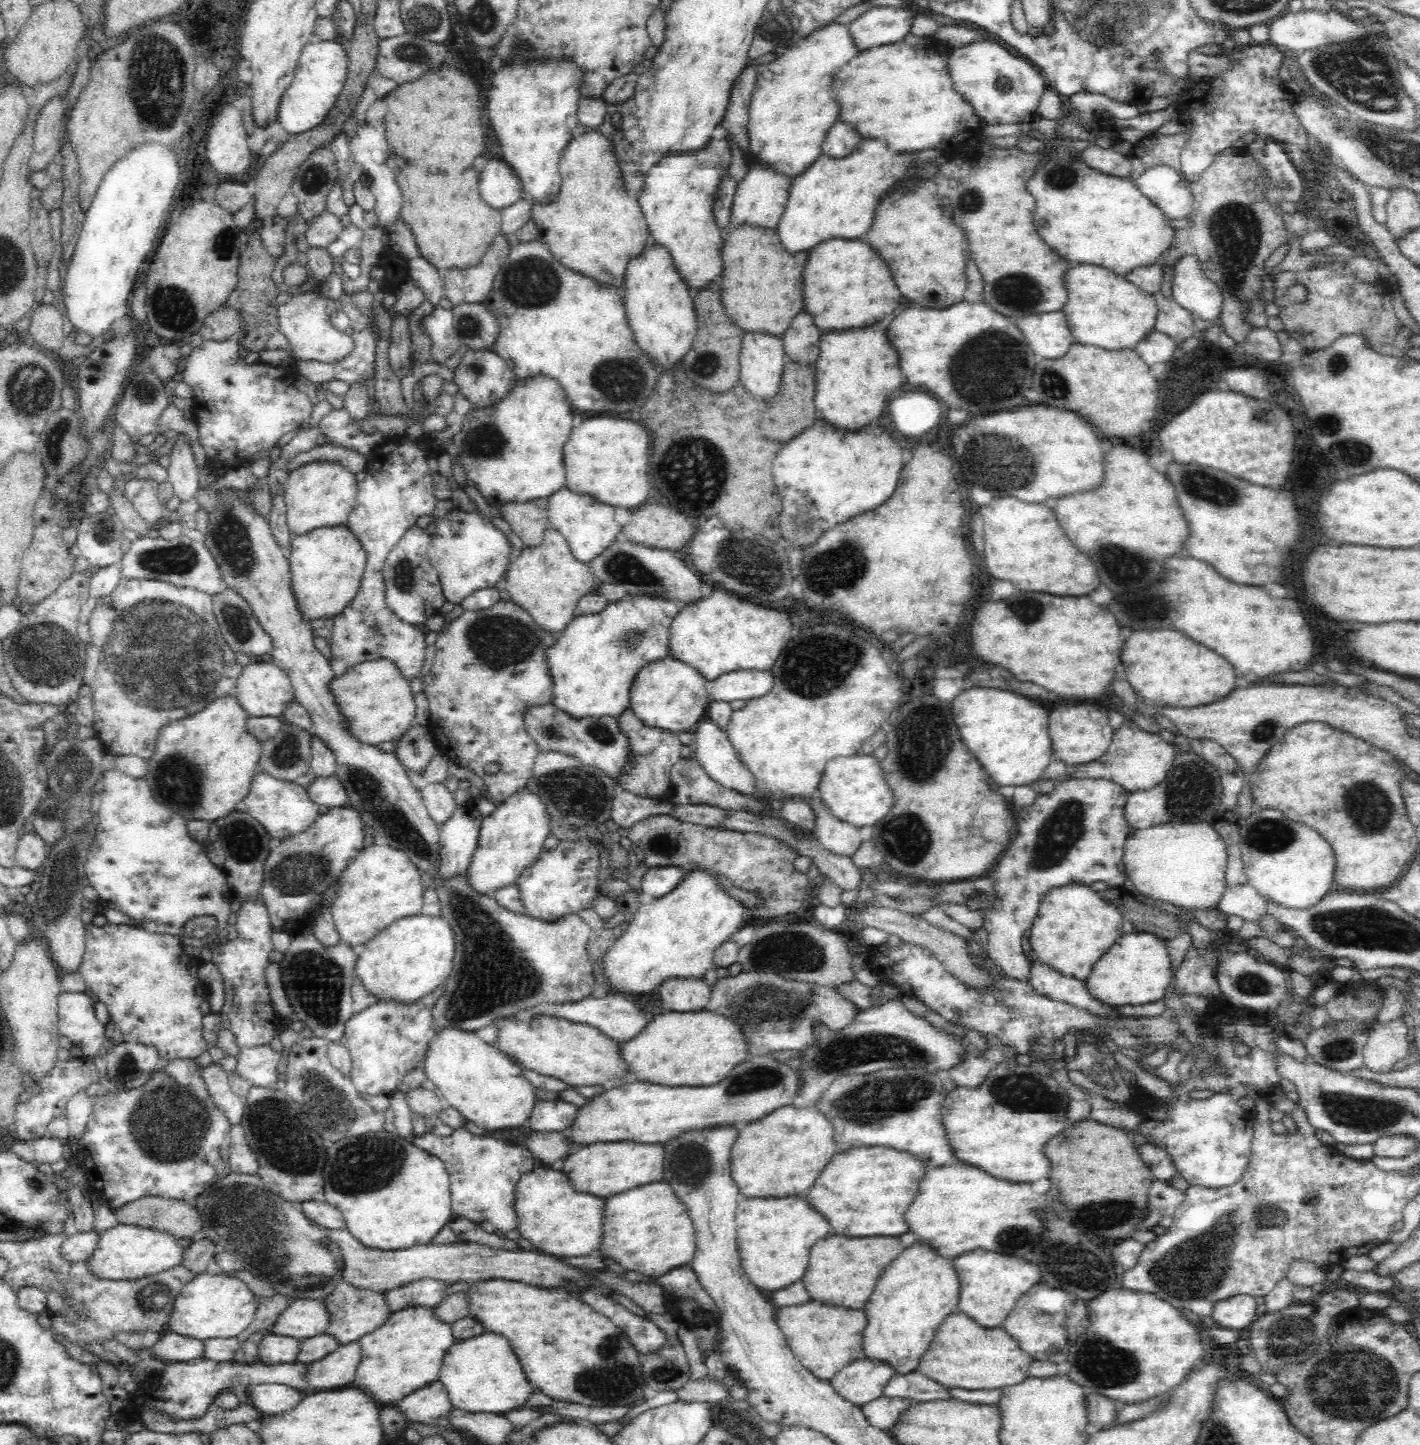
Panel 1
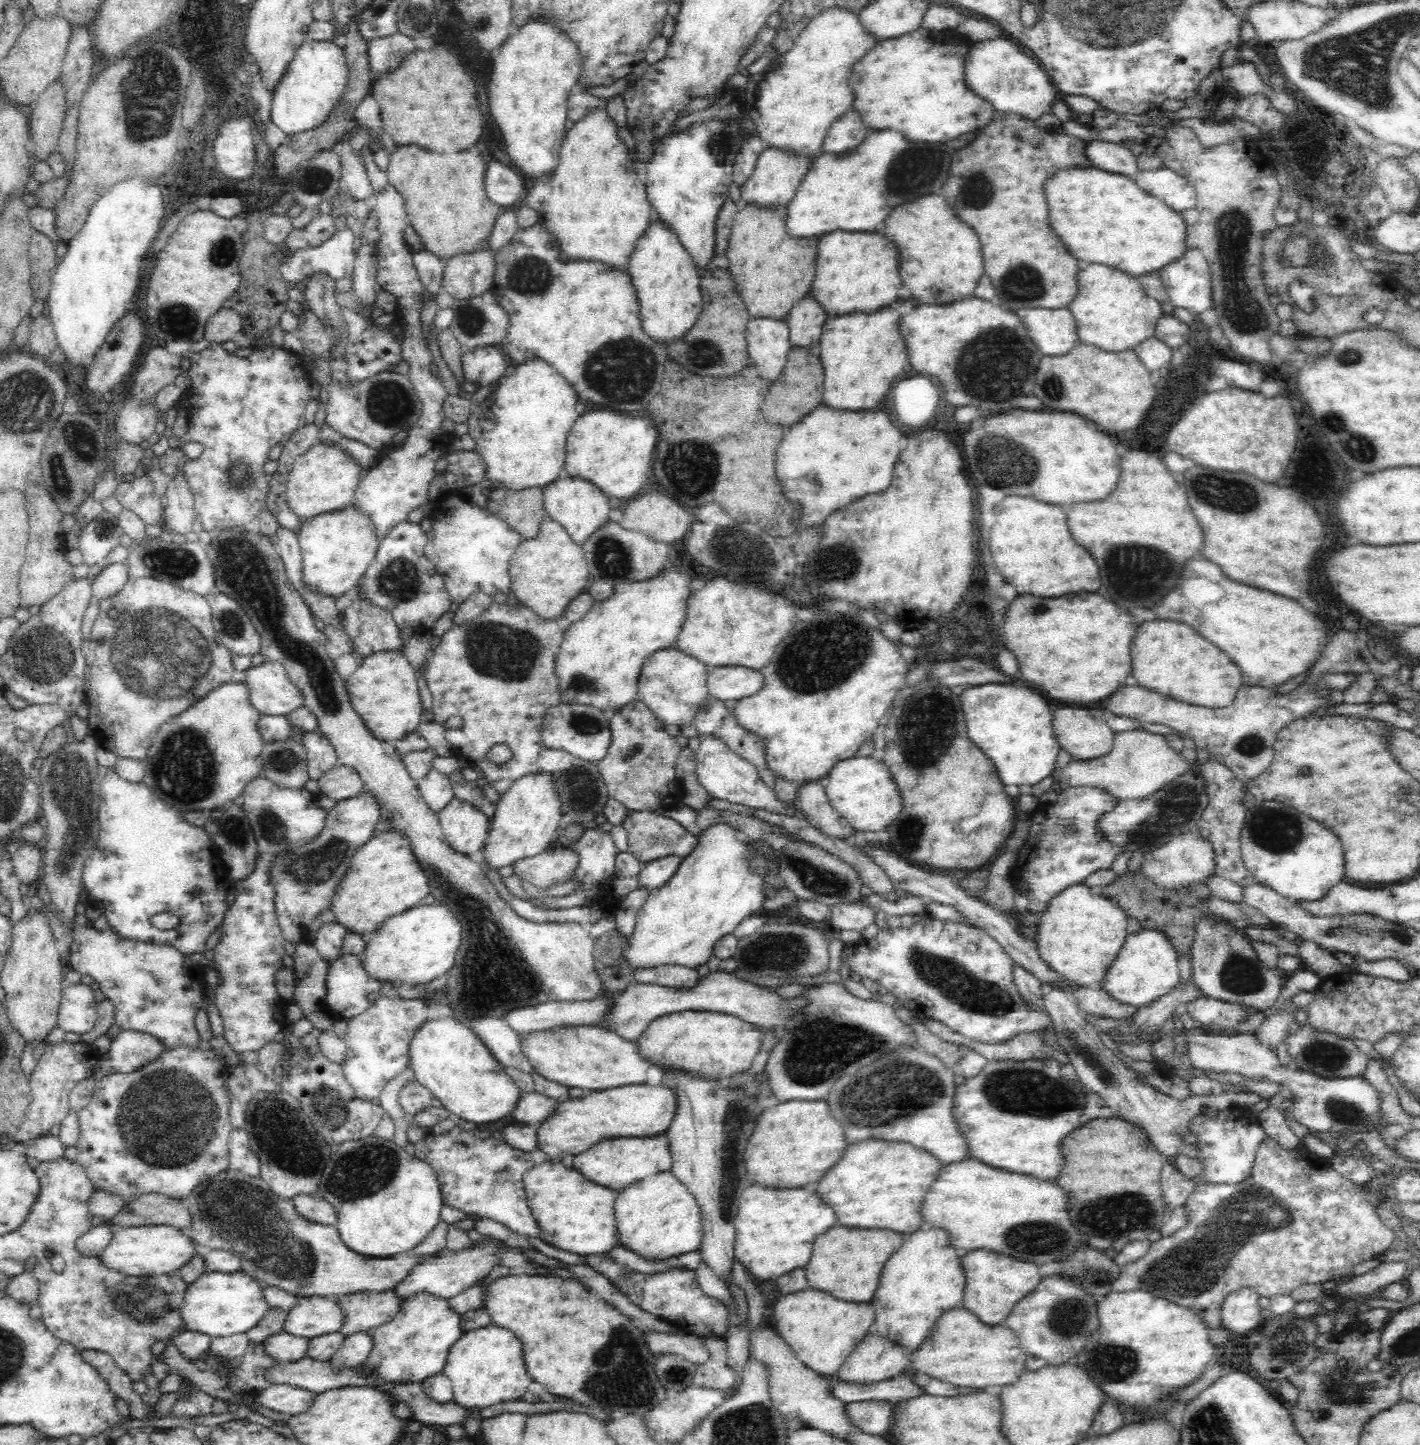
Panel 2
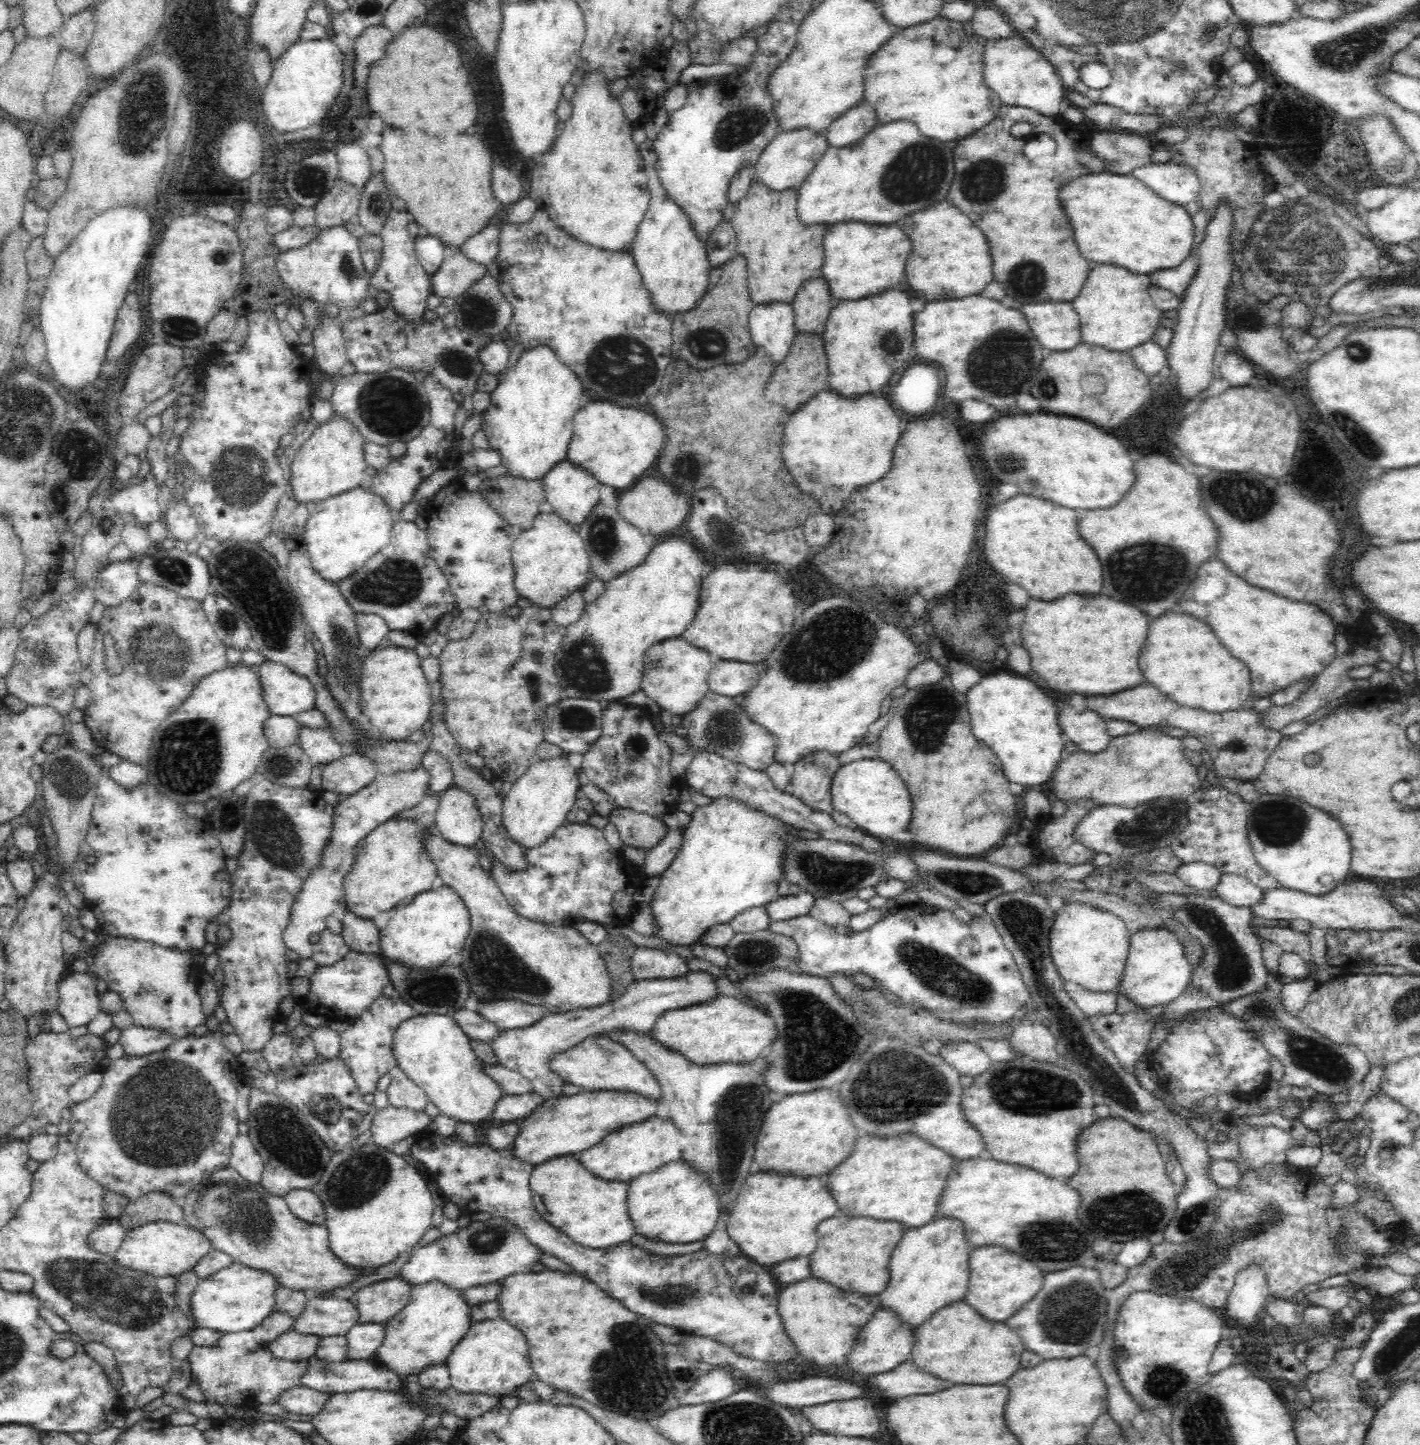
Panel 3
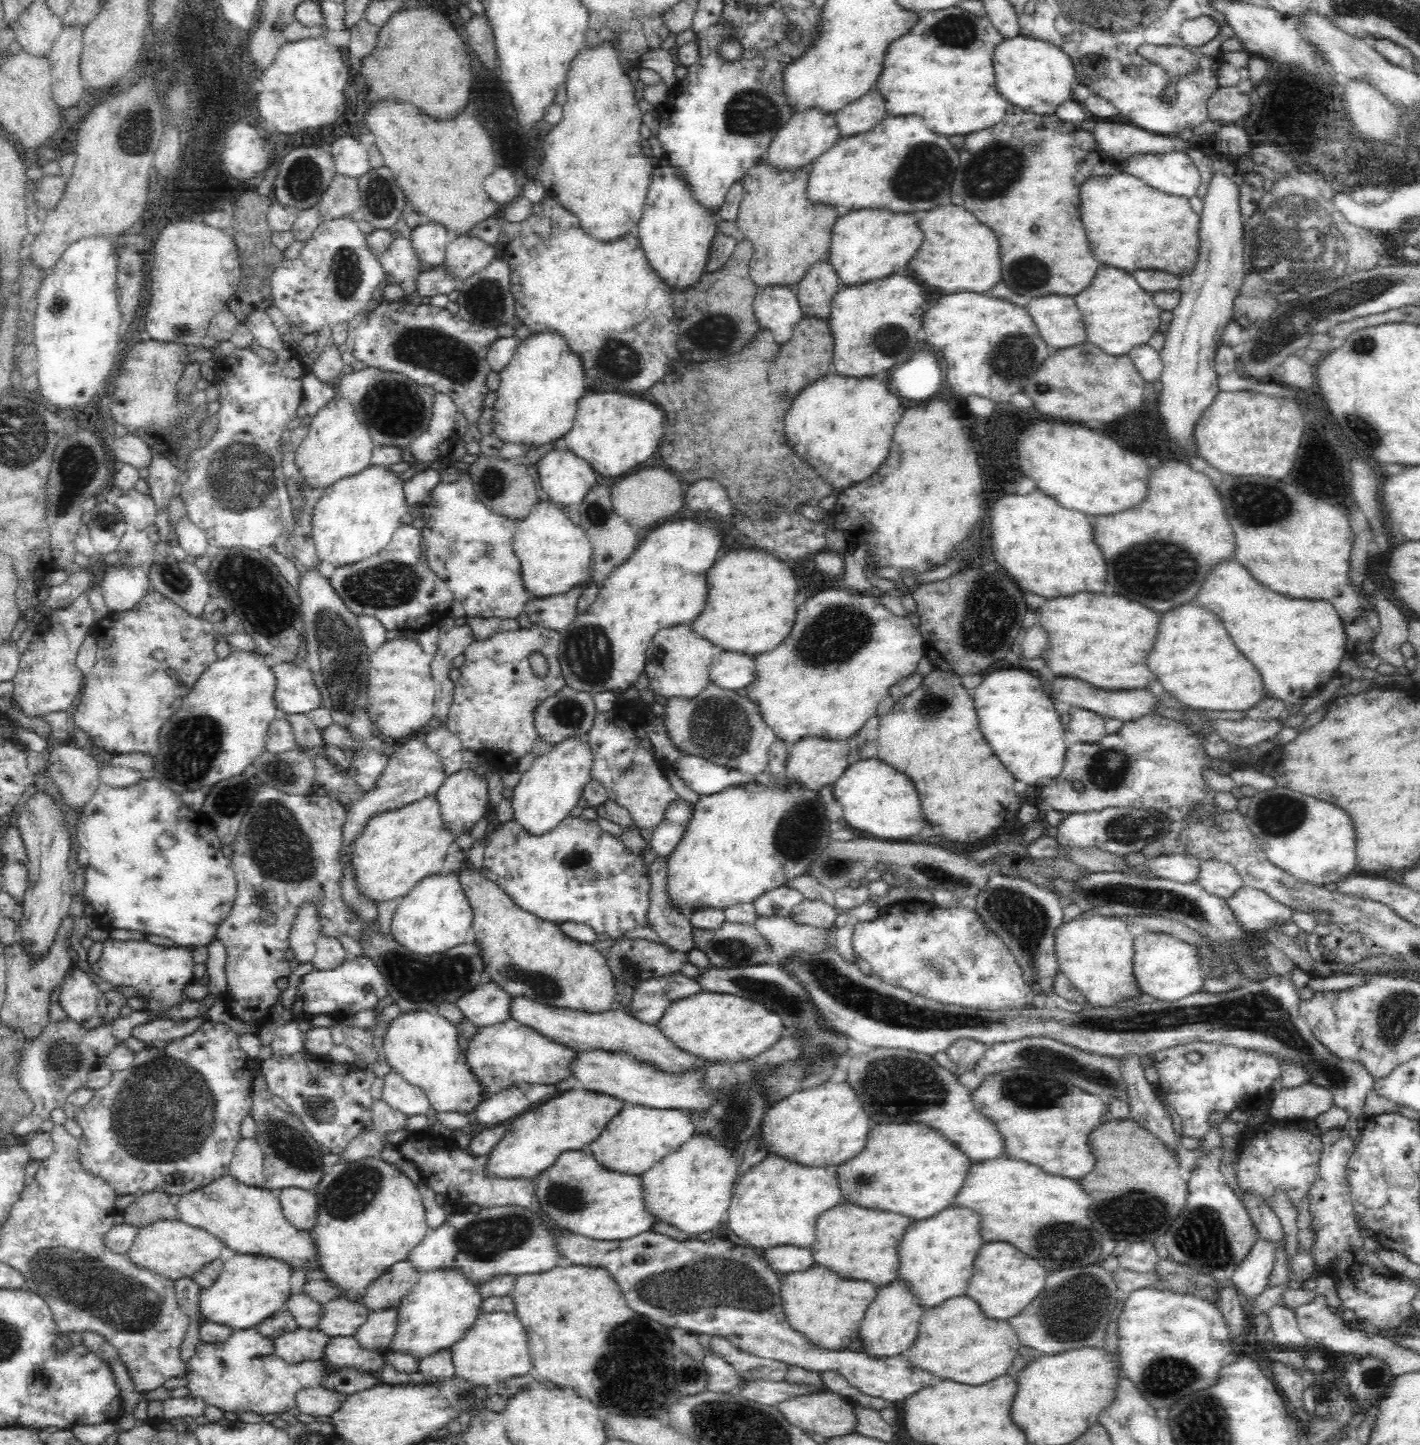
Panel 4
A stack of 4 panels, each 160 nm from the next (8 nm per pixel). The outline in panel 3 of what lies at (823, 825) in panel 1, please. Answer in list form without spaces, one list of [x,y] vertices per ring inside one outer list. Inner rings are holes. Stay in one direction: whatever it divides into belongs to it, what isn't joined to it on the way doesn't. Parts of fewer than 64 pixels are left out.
[[[816,752],[808,754],[804,759],[800,759],[794,766],[794,775],[791,776],[792,796],[799,798],[806,806],[825,814],[834,814],[829,786],[836,769],[840,766],[838,755],[827,752]]]

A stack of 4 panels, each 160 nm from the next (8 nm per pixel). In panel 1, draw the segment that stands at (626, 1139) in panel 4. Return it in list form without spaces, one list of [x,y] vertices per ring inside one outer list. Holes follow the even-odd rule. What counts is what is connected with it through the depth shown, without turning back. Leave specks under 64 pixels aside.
[[[632,1141],[620,1143],[595,1142],[580,1144],[566,1158],[562,1172],[576,1192],[606,1200],[644,1184],[663,1180],[664,1149],[662,1144],[640,1144]]]

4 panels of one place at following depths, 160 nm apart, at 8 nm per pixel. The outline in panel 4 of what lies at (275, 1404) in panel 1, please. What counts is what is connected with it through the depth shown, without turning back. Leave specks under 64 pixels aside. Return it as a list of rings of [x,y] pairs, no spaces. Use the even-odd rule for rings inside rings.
[[[320,1386],[298,1390],[295,1396],[296,1408],[300,1413],[310,1416],[330,1416],[340,1408],[346,1396],[335,1391],[328,1391]]]

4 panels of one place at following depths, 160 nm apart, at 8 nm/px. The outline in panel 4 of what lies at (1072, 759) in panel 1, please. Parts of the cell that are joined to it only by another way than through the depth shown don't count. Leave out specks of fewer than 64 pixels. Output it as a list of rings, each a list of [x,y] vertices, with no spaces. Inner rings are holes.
[[[1070,706],[1068,713],[1070,720],[1066,726],[1070,739],[1096,744],[1107,735],[1105,718],[1100,717],[1096,712]]]

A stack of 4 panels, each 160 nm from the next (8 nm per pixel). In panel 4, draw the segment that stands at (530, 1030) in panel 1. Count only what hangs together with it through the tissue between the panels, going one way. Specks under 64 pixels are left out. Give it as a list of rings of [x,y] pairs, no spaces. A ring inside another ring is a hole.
[[[600,1049],[576,1052],[576,1058],[570,1062],[569,1072],[578,1080],[579,1087],[612,1095],[626,1101],[629,1105],[689,1112],[694,1109],[703,1109],[713,1101],[711,1094],[701,1092],[699,1074],[695,1074],[695,1072],[694,1074],[682,1074],[682,1076],[665,1074],[624,1052]]]

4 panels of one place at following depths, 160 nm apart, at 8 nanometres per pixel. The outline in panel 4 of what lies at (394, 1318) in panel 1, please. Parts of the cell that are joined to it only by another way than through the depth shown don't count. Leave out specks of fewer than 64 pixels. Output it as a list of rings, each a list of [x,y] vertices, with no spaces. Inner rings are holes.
[[[432,1270],[432,1272],[420,1274],[414,1288],[404,1296],[395,1308],[397,1327],[390,1344],[383,1352],[405,1352],[419,1361],[426,1356],[440,1352],[440,1350],[449,1349],[474,1324],[477,1316],[481,1313],[482,1301],[483,1298],[477,1293],[477,1287],[468,1282],[457,1270]]]

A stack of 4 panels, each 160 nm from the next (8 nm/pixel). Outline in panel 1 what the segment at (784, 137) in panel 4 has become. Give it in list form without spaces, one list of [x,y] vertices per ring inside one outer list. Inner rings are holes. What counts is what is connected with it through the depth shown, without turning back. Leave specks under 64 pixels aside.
[[[751,162],[748,174],[738,183],[733,196],[727,229],[736,228],[736,226],[751,226],[761,228],[761,230],[775,230],[787,201],[790,180]]]

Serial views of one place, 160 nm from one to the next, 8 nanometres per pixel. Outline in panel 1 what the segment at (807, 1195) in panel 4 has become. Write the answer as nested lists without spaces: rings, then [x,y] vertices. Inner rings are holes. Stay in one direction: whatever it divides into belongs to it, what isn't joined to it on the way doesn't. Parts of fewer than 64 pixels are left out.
[[[740,1196],[735,1212],[737,1251],[742,1268],[761,1291],[786,1288],[803,1277],[812,1246],[826,1238],[829,1224],[812,1212],[803,1196],[782,1199],[746,1199]]]

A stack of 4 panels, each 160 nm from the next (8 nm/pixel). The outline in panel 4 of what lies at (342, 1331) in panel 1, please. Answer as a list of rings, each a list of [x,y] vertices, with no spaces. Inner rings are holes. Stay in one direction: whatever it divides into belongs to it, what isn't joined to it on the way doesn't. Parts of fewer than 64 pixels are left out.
[[[407,1260],[395,1262],[384,1274],[366,1286],[358,1301],[369,1313],[396,1308],[414,1288],[419,1275]]]

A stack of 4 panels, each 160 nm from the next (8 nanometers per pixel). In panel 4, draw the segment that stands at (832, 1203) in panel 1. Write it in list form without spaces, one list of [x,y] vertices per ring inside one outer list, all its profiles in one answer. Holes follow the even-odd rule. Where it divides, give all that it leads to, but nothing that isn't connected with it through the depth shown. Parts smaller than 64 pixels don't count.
[[[923,1124],[872,1126],[864,1148],[836,1168],[835,1175],[843,1201],[868,1210],[901,1214],[910,1221],[932,1218],[952,1205],[971,1163],[952,1144]]]

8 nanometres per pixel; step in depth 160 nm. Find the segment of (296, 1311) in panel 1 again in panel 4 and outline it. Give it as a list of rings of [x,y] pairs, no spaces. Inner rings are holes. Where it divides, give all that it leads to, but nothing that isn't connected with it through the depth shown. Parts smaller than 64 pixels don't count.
[[[340,1297],[325,1303],[315,1328],[330,1337],[353,1336],[368,1315],[357,1299]]]

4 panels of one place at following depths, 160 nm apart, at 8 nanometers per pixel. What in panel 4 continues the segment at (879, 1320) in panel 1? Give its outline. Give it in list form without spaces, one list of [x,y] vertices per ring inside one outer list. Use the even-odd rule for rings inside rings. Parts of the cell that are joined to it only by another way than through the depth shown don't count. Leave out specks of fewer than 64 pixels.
[[[948,1206],[928,1220],[909,1221],[897,1244],[897,1278],[923,1310],[965,1294],[972,1278],[974,1259],[982,1246],[979,1230],[976,1230],[978,1220],[972,1210]]]

